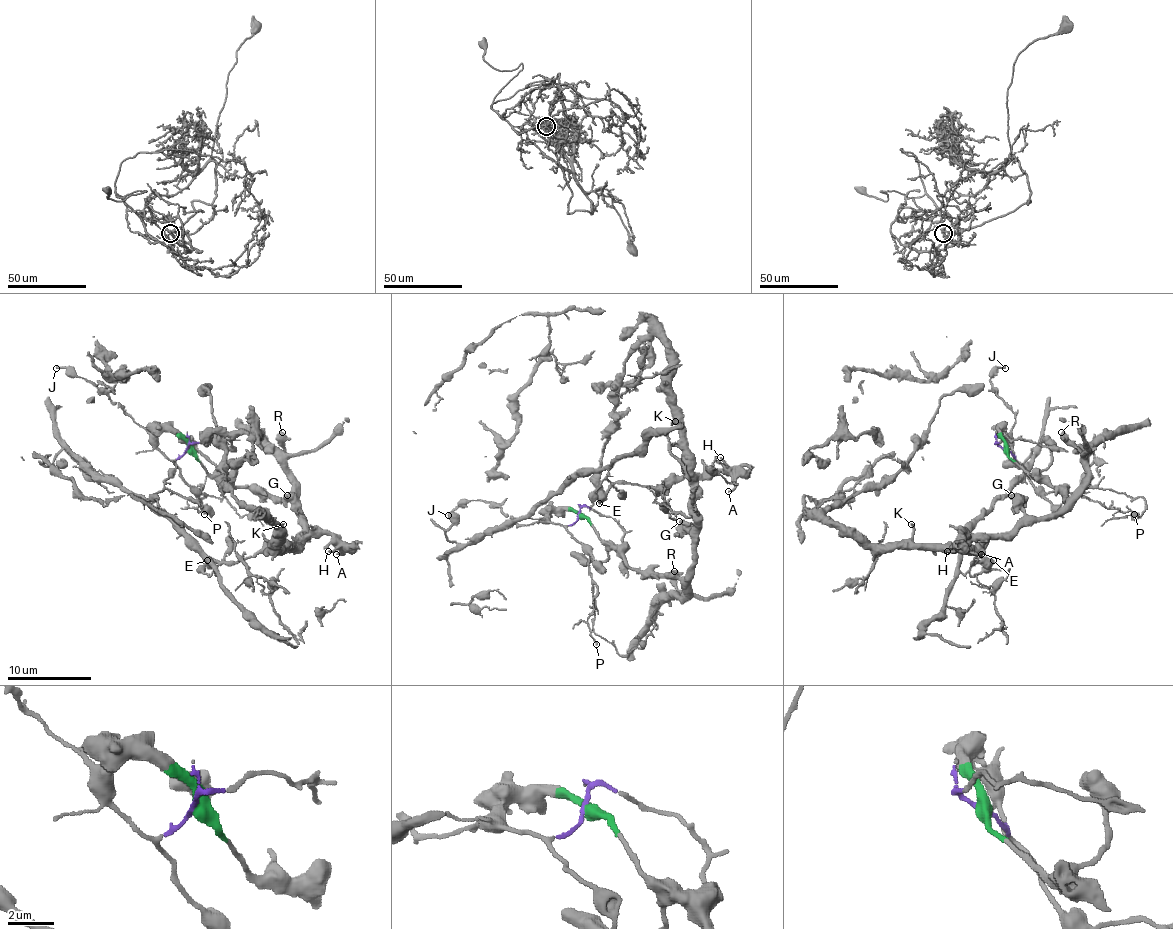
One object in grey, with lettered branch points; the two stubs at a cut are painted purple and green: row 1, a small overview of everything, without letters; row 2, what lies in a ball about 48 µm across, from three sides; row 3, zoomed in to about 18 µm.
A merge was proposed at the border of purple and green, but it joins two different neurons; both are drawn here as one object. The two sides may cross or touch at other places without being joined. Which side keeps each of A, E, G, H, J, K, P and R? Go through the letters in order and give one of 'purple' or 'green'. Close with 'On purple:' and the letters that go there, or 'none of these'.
A: green
E: green
G: green
H: green
J: purple
K: green
P: purple
R: green
On purple: J, P

